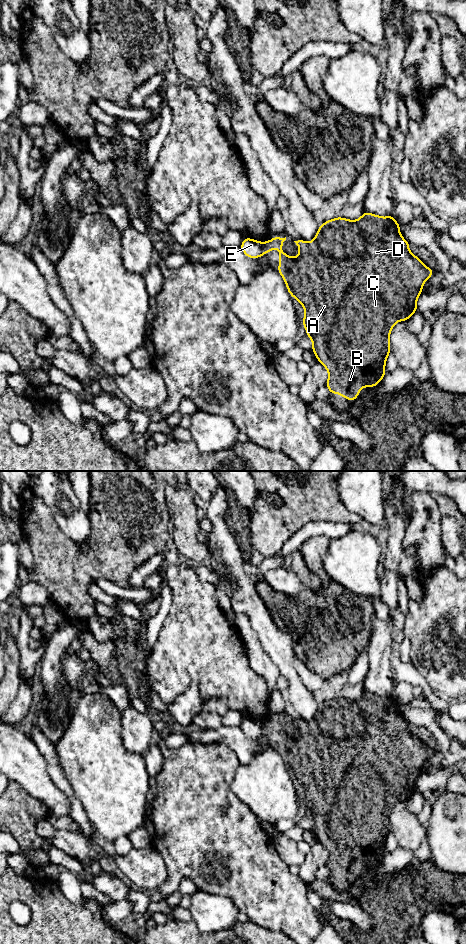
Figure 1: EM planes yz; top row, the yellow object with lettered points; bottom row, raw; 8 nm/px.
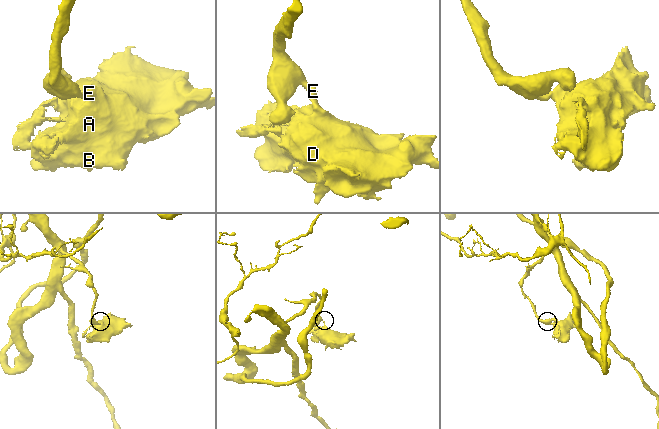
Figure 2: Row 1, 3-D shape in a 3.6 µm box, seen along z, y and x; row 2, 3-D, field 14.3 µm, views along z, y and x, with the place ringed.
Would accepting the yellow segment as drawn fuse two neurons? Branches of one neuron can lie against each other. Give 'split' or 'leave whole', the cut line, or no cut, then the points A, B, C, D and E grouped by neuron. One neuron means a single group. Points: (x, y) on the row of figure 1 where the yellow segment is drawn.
split | yz (262, 243), (265, 252) | A B C D / E

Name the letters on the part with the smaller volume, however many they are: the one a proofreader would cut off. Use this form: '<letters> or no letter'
A, B, C, D

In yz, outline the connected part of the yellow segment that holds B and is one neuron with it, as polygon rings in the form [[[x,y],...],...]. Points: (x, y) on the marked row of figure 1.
[[[365,211],[357,220],[349,220],[342,217],[327,220],[319,226],[315,238],[312,241],[294,241],[299,249],[299,254],[296,257],[286,255],[282,250],[282,245],[285,240],[286,237],[275,236],[270,241],[265,241],[263,243],[265,253],[270,252],[272,249],[280,251],[278,254],[279,267],[277,271],[282,276],[289,294],[304,307],[304,319],[301,324],[306,328],[306,336],[313,342],[312,351],[316,355],[317,360],[328,371],[326,387],[331,394],[339,394],[353,402],[358,397],[361,388],[377,386],[386,375],[386,360],[391,352],[389,343],[390,332],[397,322],[408,320],[417,311],[417,299],[422,293],[424,283],[434,274],[434,271],[428,268],[419,257],[412,254],[409,249],[409,242],[402,237],[400,225],[392,215],[382,217]]]

